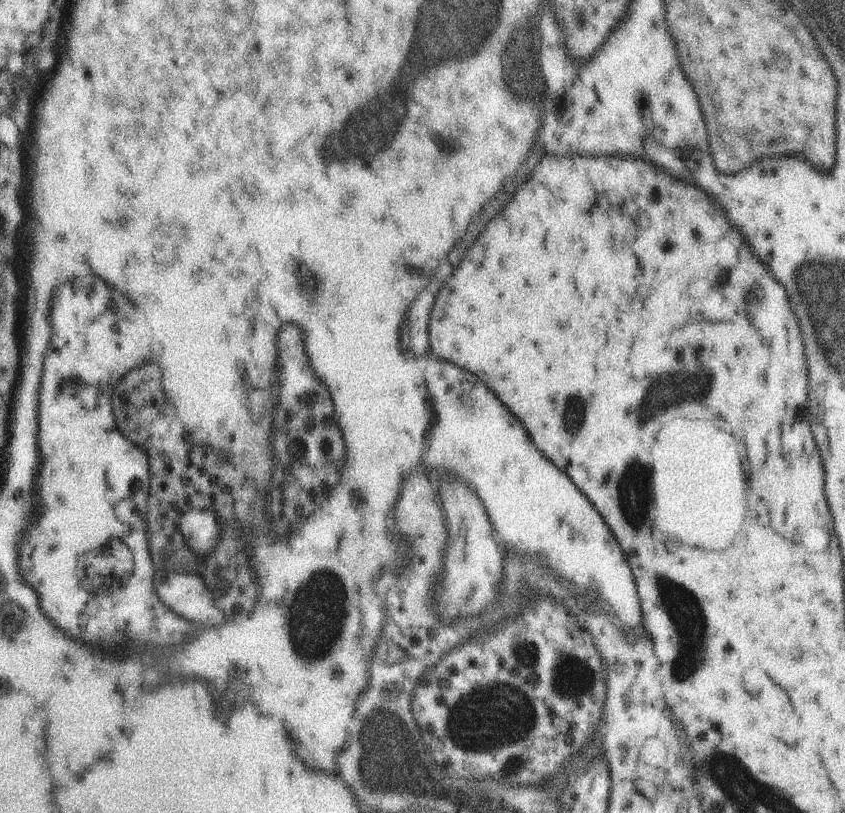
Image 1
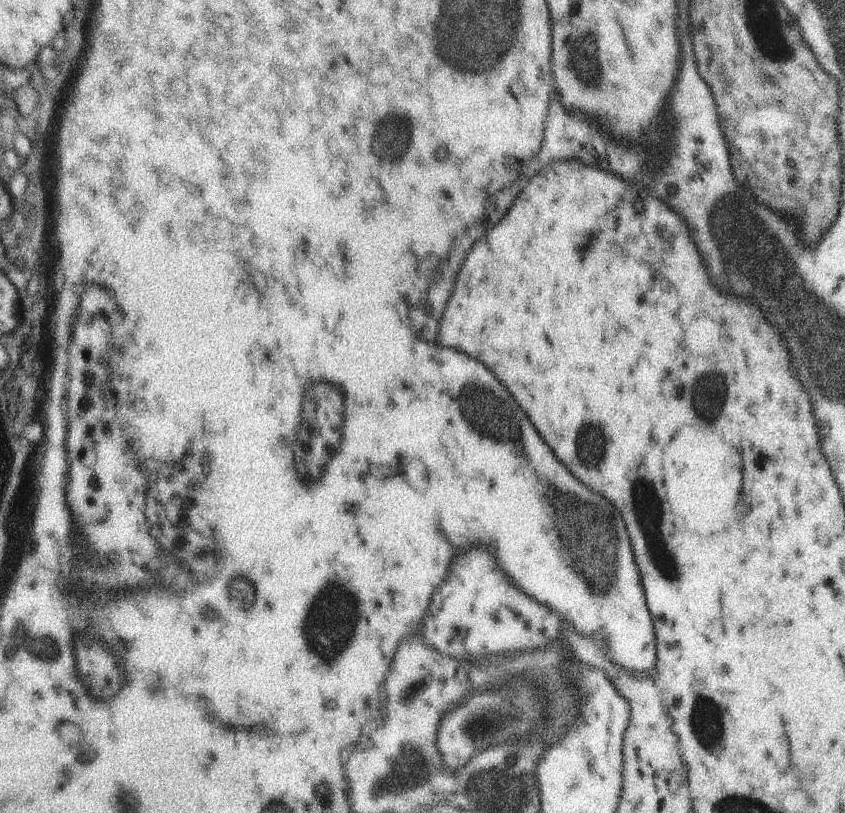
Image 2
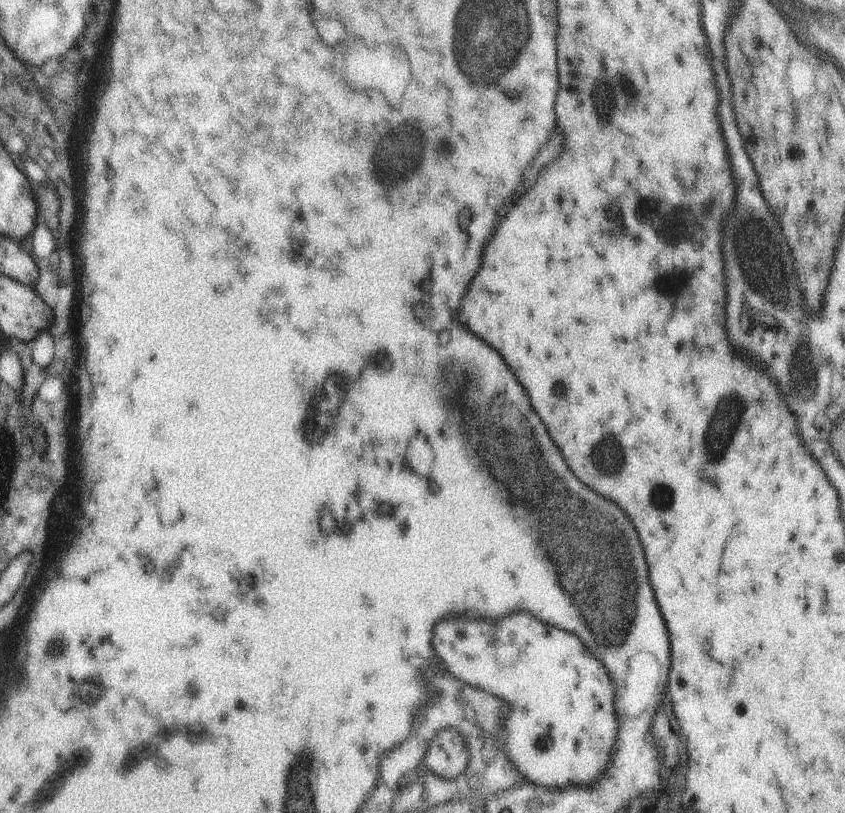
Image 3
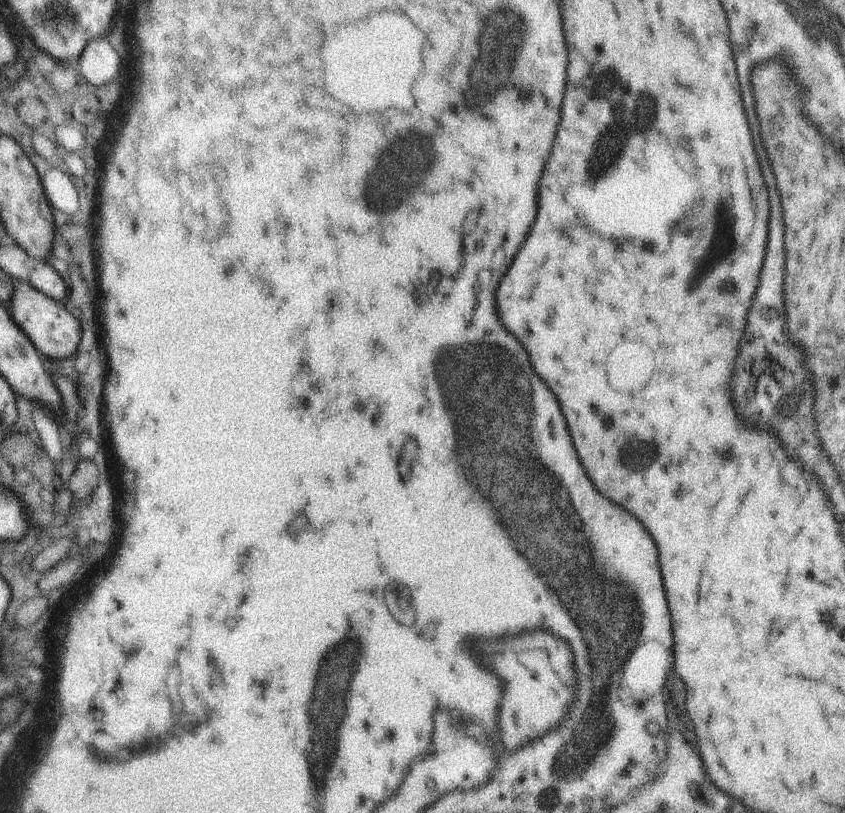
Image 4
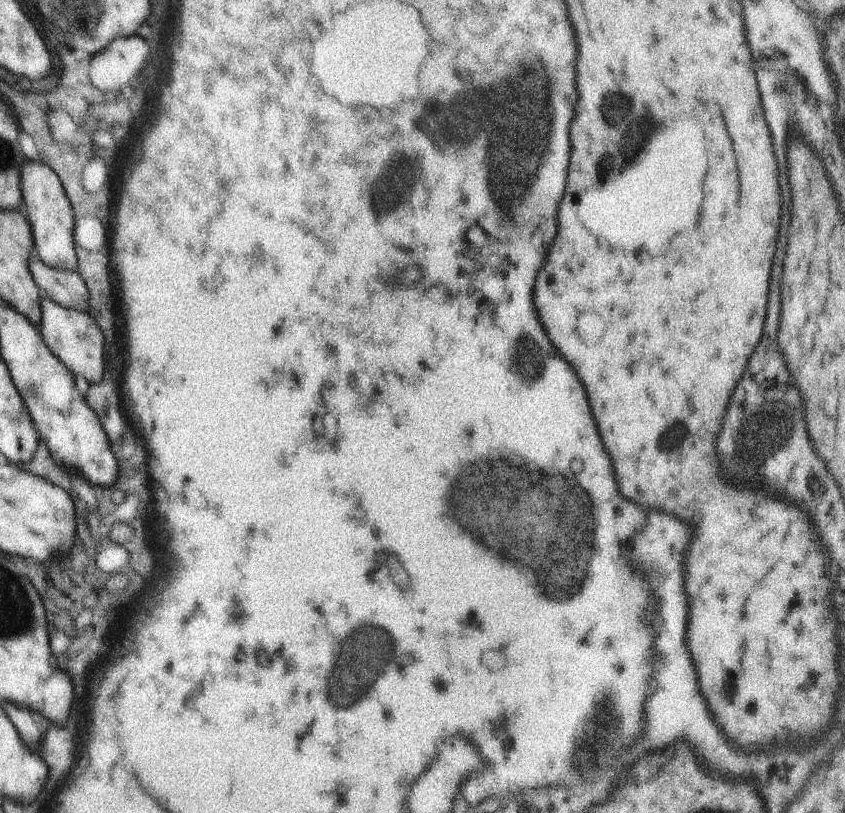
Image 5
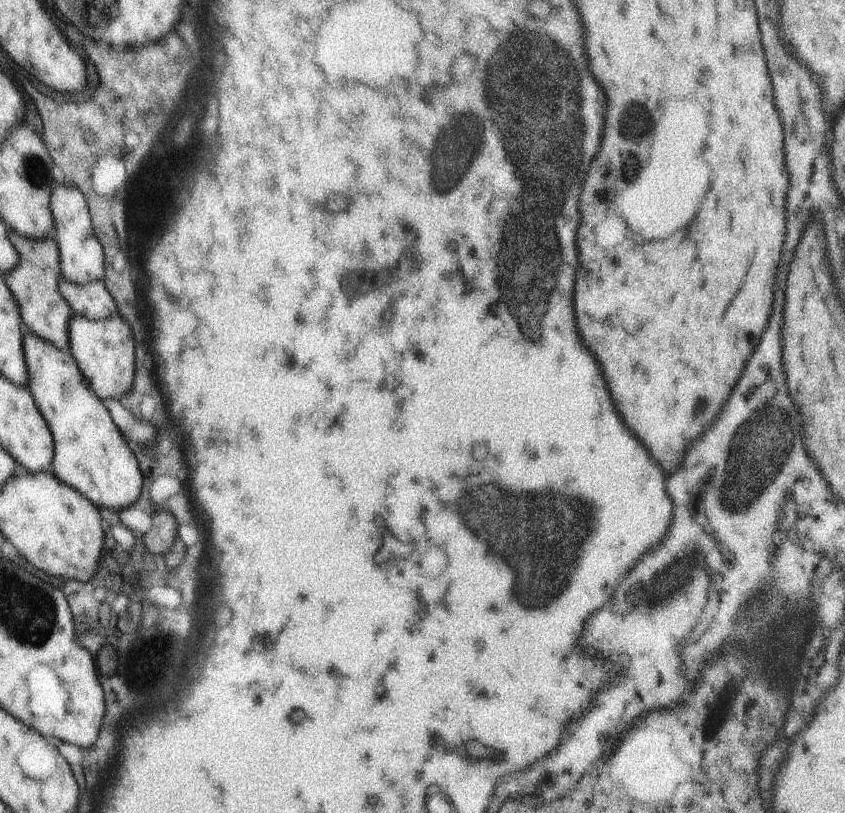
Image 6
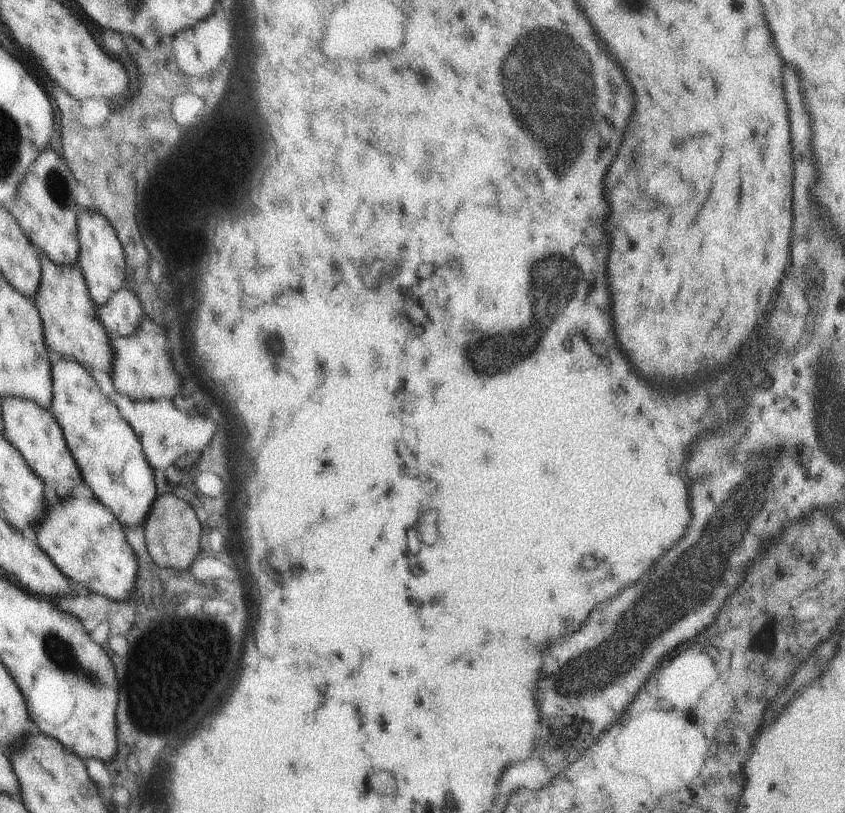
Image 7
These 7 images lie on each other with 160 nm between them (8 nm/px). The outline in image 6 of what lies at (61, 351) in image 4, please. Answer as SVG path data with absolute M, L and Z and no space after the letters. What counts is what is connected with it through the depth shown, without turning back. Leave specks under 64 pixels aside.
M74 313L68 321L69 350L81 373L100 399L116 399L127 393L134 380L134 343L130 327L118 314L92 320Z

